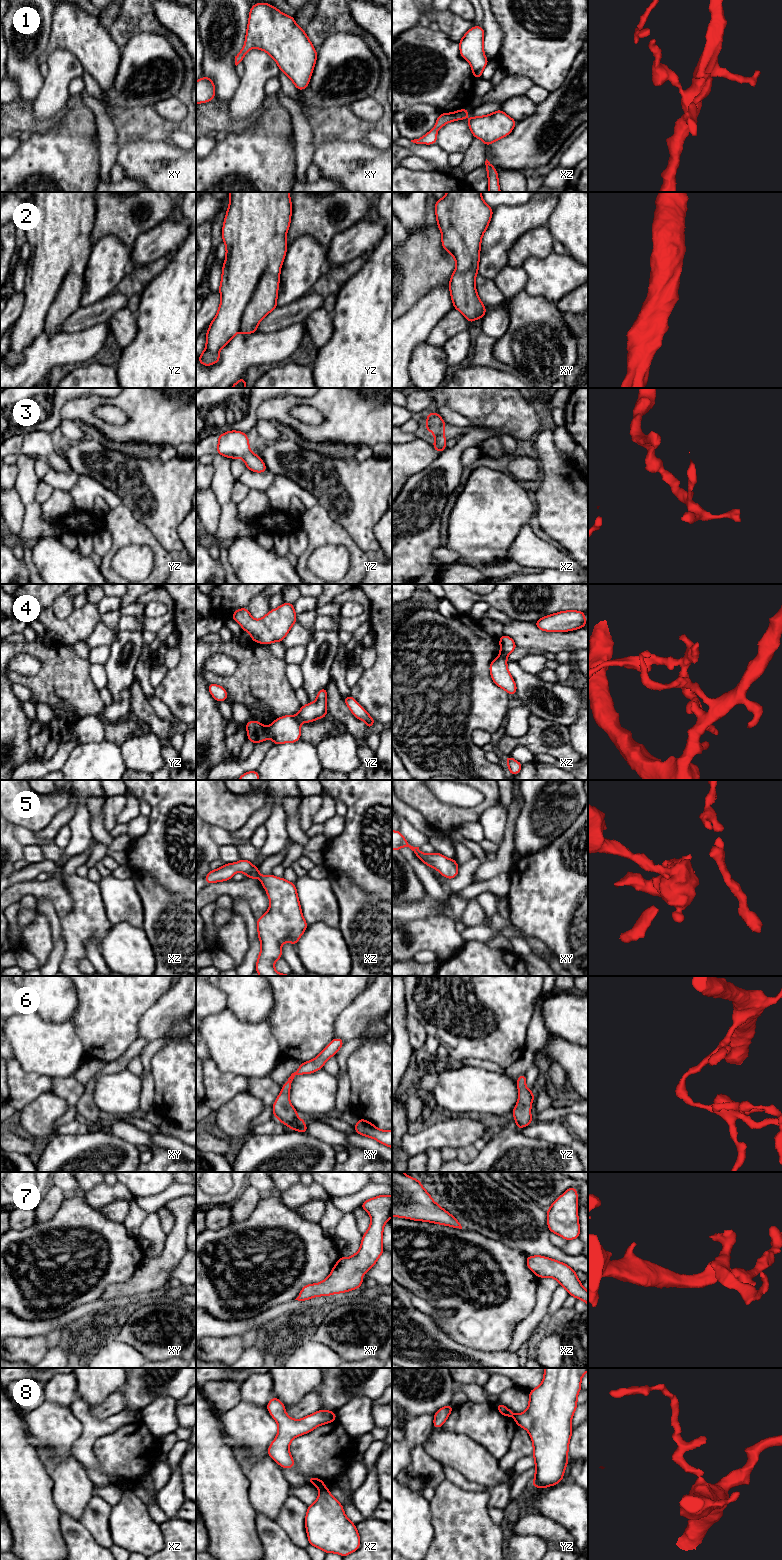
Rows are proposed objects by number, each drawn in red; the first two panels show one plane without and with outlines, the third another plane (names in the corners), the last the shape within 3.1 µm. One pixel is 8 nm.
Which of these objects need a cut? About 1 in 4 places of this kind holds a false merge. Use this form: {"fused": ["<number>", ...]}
{"fused": ["4", "8"]}

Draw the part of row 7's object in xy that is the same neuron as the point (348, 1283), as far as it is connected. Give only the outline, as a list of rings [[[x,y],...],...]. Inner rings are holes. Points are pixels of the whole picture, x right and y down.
[[[379,1195],[364,1201],[360,1207],[370,1215],[371,1224],[363,1234],[359,1251],[349,1258],[341,1256],[326,1279],[305,1285],[295,1300],[344,1293],[363,1285],[363,1274],[374,1266],[384,1252],[383,1229],[392,1217],[392,1196]]]

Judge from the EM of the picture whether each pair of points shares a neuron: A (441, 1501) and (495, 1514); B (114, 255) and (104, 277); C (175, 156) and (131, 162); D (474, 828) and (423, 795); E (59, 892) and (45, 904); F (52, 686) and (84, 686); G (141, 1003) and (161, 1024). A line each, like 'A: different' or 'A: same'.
A: different
B: same
C: same
D: different
E: different
F: same
G: different

